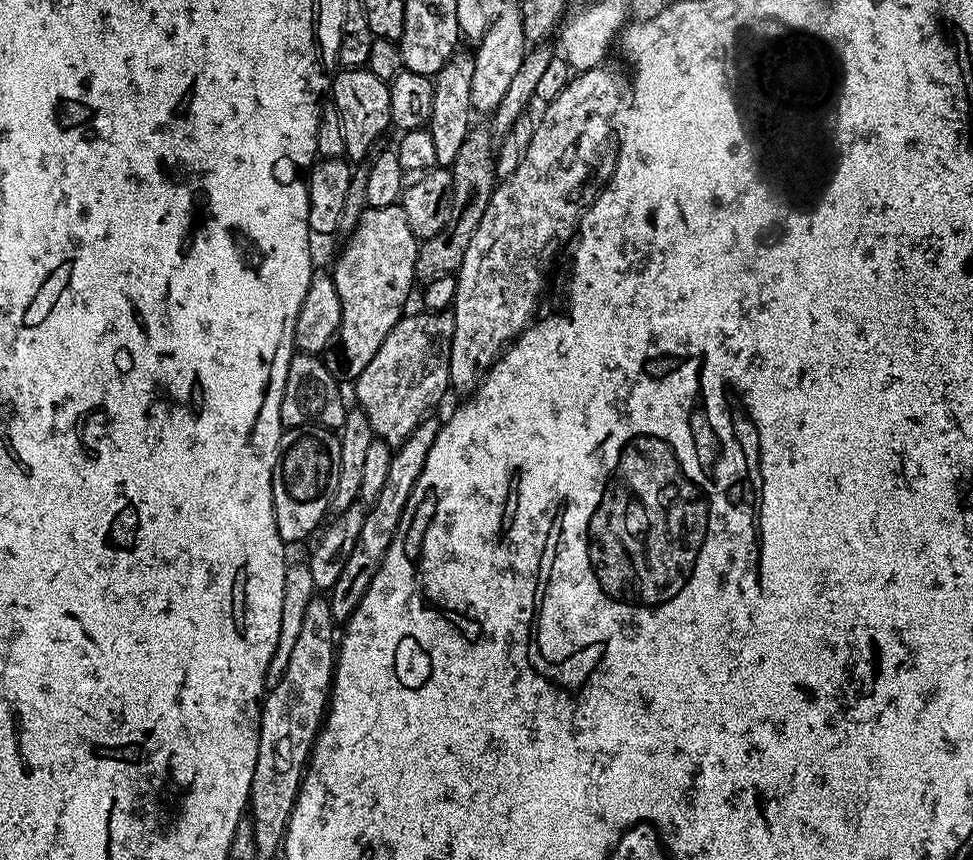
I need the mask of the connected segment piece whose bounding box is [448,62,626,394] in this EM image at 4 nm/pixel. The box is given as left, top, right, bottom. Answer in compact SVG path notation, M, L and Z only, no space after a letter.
M604 62L573 75L561 93L543 105L544 113L535 121L536 129L526 158L522 158L518 170L514 170L510 178L497 183L486 214L482 214L482 222L478 222L470 246L466 246L462 266L454 273L456 297L450 309L454 318L454 342L450 346L448 383L463 394L475 393L485 372L496 363L501 352L533 323L540 295L544 292L544 263L554 259L556 251L577 235L585 208L614 174L618 148L614 136L612 140L612 115L620 99L623 96L625 99L626 76L609 64Z

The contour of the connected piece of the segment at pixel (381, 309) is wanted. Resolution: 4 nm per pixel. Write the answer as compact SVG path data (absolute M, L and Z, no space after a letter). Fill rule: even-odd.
M399 203L364 211L358 226L347 237L344 249L331 269L332 281L342 302L342 322L338 333L338 347L327 361L337 381L355 382L378 346L386 342L386 334L405 315L404 303L416 280L416 250L418 241L406 222L406 210Z

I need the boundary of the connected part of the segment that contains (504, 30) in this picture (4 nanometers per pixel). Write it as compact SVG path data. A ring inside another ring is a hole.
M505 3L498 18L494 18L490 30L486 30L486 34L474 48L474 78L470 81L470 102L473 113L491 114L496 111L498 102L502 102L514 74L518 74L518 66L522 66L525 51L526 41L519 3Z

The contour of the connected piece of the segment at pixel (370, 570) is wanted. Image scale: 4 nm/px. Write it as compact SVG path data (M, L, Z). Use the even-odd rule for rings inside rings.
M435 418L423 420L393 451L390 470L387 471L386 482L383 483L381 493L377 500L367 505L362 531L358 534L358 542L354 542L354 550L350 550L350 558L346 558L346 567L342 569L342 575L338 577L338 582L327 593L326 599L332 619L336 622L346 622L358 610L358 602L366 594L374 574L378 574L378 566L390 550L390 542L394 542L394 534L400 525L402 514L406 510L406 502L414 490L414 482L418 482L418 474L422 474L422 466L426 466L426 458L430 455L430 446L434 446L434 438L438 438L441 421Z

